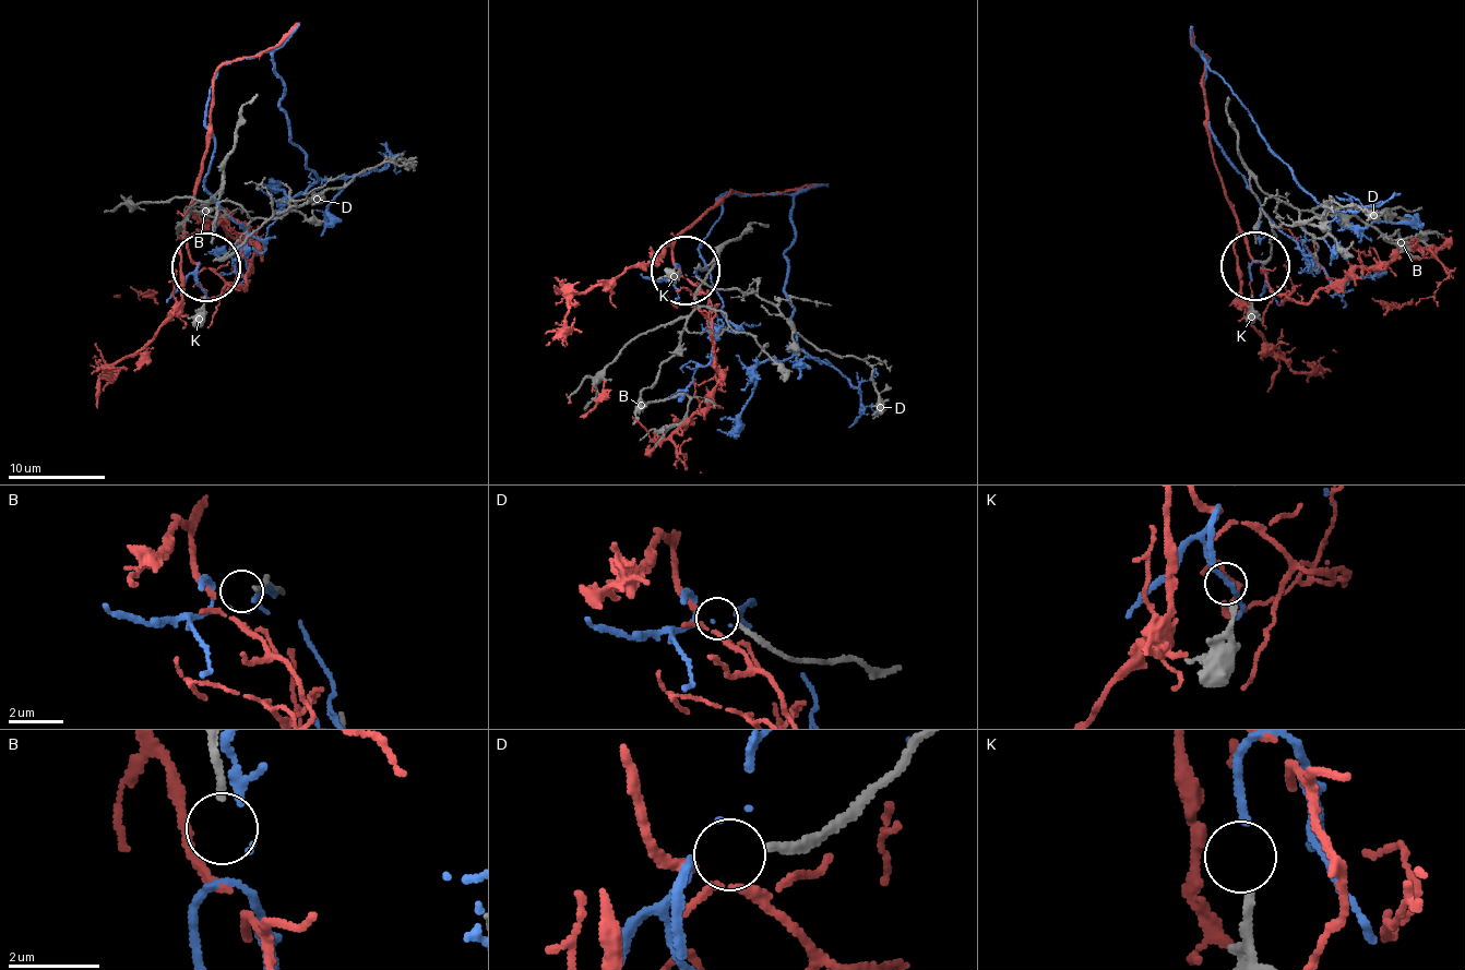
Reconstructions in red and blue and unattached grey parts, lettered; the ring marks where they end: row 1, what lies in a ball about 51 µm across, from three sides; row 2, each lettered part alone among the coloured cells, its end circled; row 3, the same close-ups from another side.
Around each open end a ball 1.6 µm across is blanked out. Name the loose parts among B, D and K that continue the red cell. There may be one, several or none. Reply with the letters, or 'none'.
D

